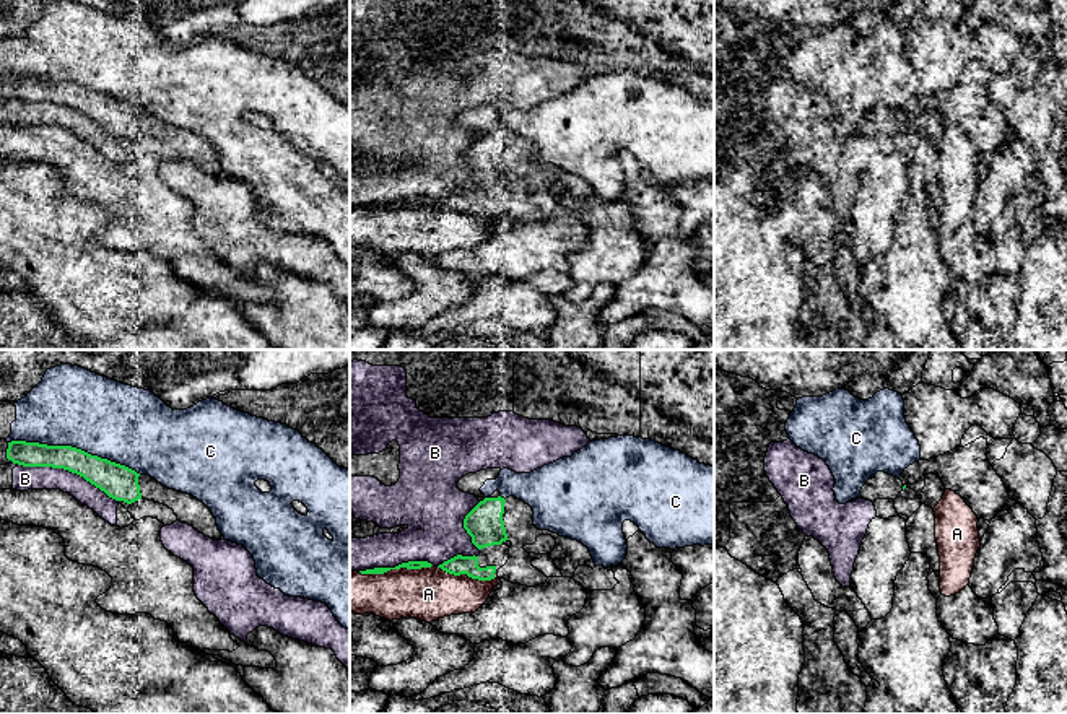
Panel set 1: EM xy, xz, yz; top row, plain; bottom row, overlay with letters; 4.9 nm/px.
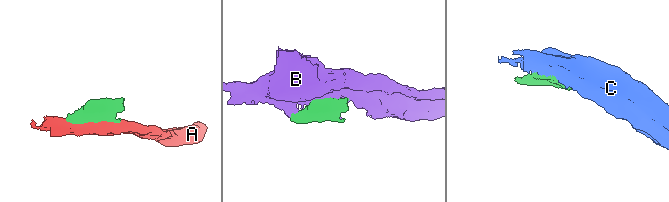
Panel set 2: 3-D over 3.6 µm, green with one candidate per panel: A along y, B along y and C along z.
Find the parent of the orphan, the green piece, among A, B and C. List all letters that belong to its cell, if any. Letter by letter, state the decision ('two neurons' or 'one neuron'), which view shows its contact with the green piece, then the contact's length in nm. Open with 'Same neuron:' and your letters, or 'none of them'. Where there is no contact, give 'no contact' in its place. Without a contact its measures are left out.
Same neuron: none of them
A: two neurons | xz | 360 nm
B: two neurons | xy | 500 nm
C: two neurons | xy | 700 nm

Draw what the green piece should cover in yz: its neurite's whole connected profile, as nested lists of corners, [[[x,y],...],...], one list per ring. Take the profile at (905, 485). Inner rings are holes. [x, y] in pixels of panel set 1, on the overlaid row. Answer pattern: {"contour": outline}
{"contour": [[[885,472],[872,475],[860,490],[859,498],[875,503],[877,499],[896,499],[906,485]]]}

